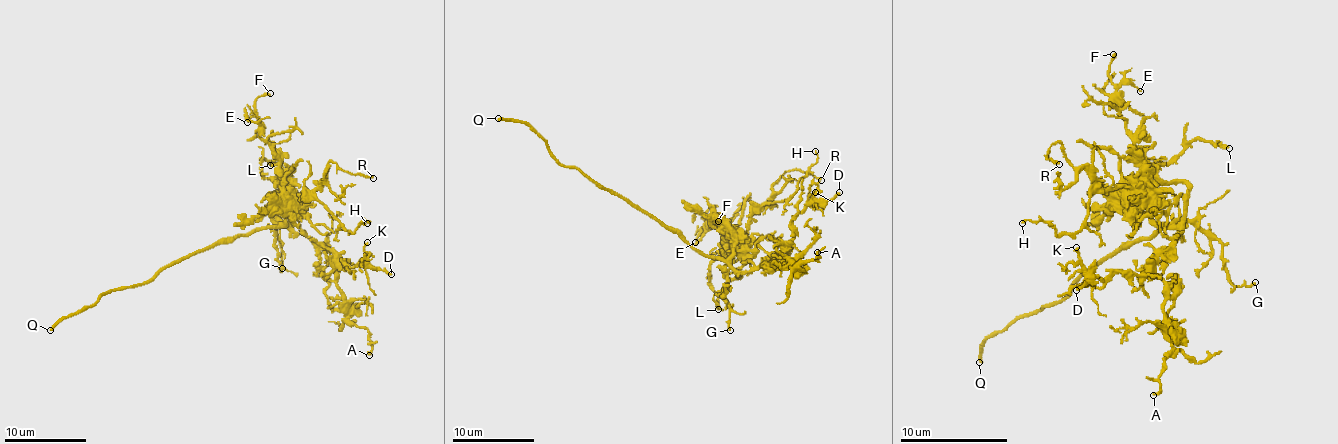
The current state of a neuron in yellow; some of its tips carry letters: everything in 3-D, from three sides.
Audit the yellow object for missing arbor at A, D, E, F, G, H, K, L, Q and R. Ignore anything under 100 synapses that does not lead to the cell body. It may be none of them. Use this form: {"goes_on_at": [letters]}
{"goes_on_at": ["Q"]}

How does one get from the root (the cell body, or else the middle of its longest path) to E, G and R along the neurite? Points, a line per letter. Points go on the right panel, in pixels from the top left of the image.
E: (1129, 247), (1161, 226), (1151, 215), (1153, 180), (1145, 153), (1119, 113), (1119, 89), (1124, 83), (1140, 91)
G: (1129, 247), (1148, 239), (1159, 228), (1196, 223), (1221, 244), (1221, 260), (1229, 279), (1234, 285), (1255, 282)
R: (1129, 247), (1161, 226), (1137, 196), (1129, 188), (1102, 188), (1054, 142), (1046, 156), (1059, 164)

